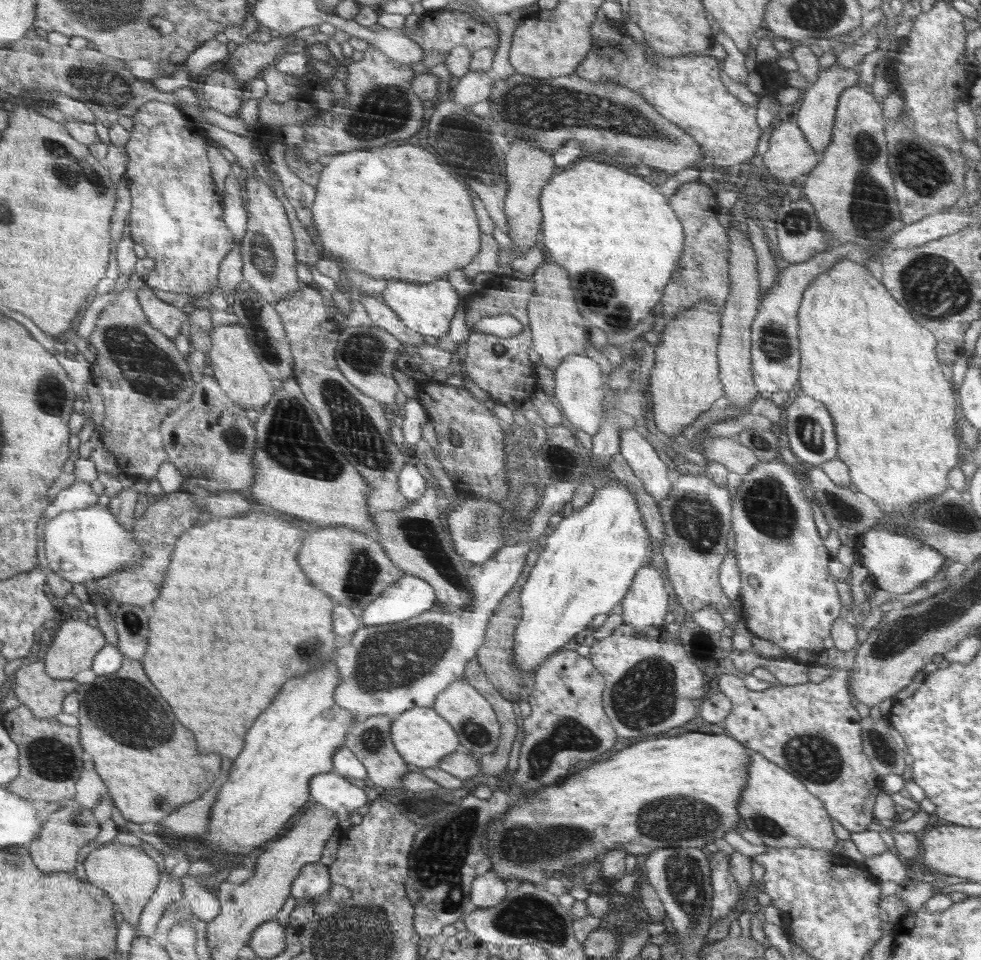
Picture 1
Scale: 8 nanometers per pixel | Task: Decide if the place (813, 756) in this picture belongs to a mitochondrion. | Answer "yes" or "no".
yes

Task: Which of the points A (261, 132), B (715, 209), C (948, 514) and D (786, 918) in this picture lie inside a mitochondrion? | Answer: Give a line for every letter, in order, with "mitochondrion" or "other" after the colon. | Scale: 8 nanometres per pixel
A: other
B: other
C: mitochondrion
D: other

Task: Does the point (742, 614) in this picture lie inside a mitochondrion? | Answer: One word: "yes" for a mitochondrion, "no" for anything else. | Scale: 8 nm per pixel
no

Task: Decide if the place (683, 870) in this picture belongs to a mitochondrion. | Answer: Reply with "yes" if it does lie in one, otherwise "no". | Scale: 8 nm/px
yes

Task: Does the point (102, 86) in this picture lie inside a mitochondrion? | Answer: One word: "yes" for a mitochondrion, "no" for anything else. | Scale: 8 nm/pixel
yes

